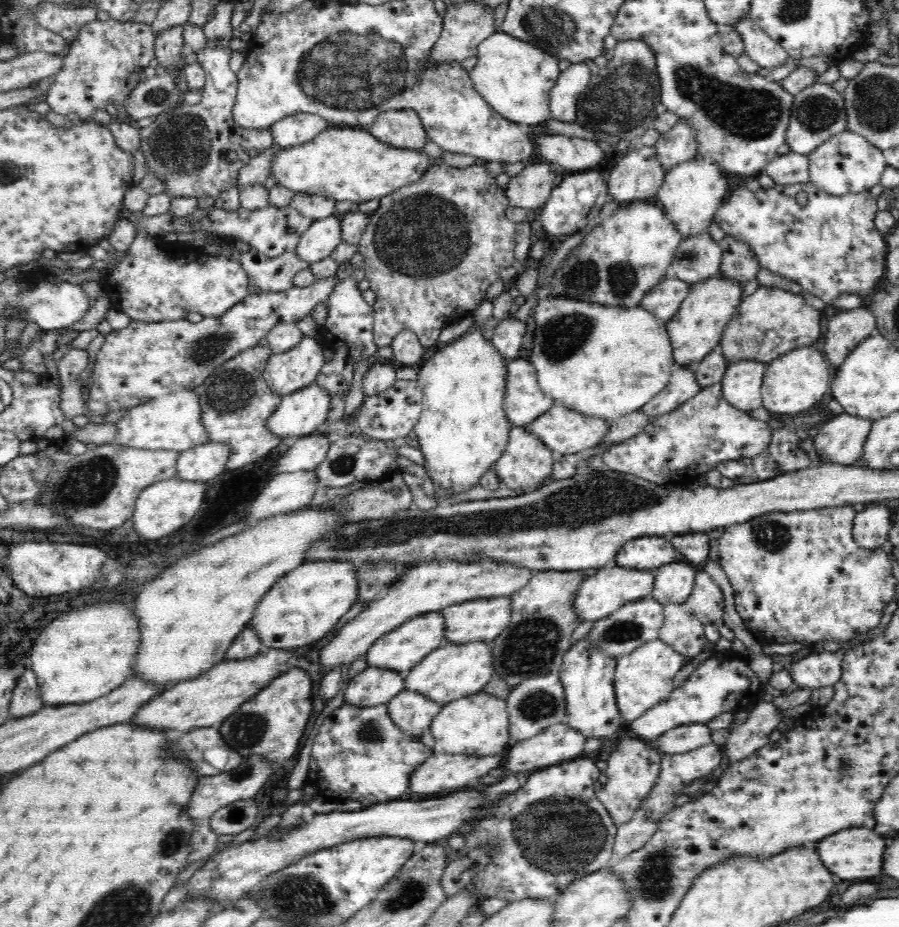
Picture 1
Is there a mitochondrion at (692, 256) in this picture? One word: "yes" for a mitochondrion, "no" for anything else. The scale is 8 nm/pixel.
yes

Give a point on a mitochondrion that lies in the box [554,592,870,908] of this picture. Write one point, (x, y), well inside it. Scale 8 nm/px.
(655, 882)

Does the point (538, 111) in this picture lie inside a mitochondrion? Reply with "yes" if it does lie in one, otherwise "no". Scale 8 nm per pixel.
no

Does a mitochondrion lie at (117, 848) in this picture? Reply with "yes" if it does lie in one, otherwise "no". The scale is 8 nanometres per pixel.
no

